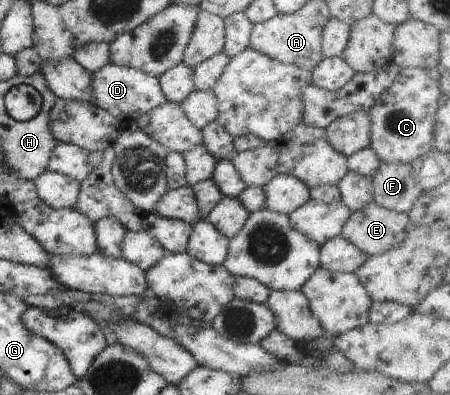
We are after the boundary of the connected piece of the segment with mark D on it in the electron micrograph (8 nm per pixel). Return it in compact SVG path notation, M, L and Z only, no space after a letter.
M113 63L103 66L99 72L91 73L91 90L93 90L93 103L99 108L107 110L119 122L123 122L123 120L134 122L145 112L149 112L151 108L157 108L166 101L161 92L158 77Z

